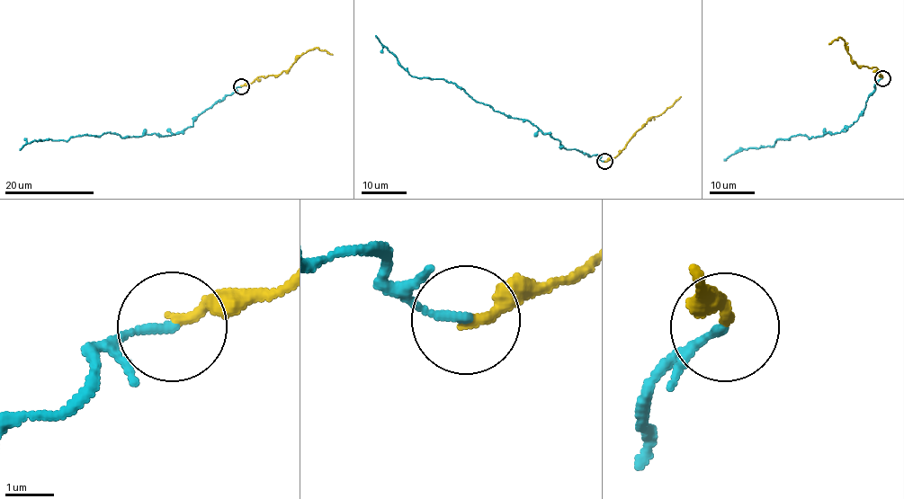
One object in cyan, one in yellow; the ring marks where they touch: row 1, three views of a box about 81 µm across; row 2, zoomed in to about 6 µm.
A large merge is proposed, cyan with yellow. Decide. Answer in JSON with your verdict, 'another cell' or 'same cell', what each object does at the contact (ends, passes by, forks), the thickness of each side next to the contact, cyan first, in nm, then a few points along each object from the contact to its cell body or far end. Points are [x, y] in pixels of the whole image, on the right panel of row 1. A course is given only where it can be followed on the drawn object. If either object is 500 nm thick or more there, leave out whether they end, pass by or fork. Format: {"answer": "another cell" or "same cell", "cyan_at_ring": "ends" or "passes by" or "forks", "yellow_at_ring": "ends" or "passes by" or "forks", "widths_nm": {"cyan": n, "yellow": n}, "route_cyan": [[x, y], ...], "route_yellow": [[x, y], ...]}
{"answer": "another cell", "cyan_at_ring": "ends", "yellow_at_ring": "ends", "widths_nm": {"cyan": 180, "yellow": 220}, "route_cyan": [[882, 77], [866, 101], [863, 111], [844, 131], [778, 139], [774, 146], [742, 149], [724, 160]], "route_yellow": [[882, 77], [876, 67], [857, 66], [853, 62], [841, 38], [829, 44]]}

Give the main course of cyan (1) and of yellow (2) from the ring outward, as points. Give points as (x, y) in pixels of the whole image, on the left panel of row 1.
1: (241, 86), (205, 109), (192, 126), (174, 135), (125, 138), (106, 132), (67, 140), (32, 140), (20, 150)
2: (241, 86), (258, 76), (285, 71), (304, 53), (315, 49), (333, 55)

